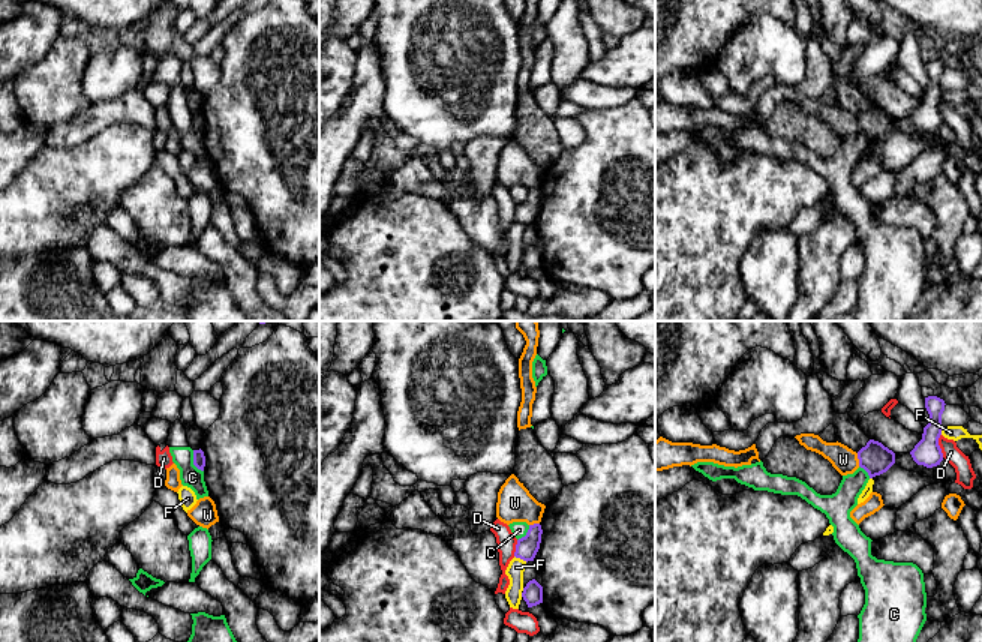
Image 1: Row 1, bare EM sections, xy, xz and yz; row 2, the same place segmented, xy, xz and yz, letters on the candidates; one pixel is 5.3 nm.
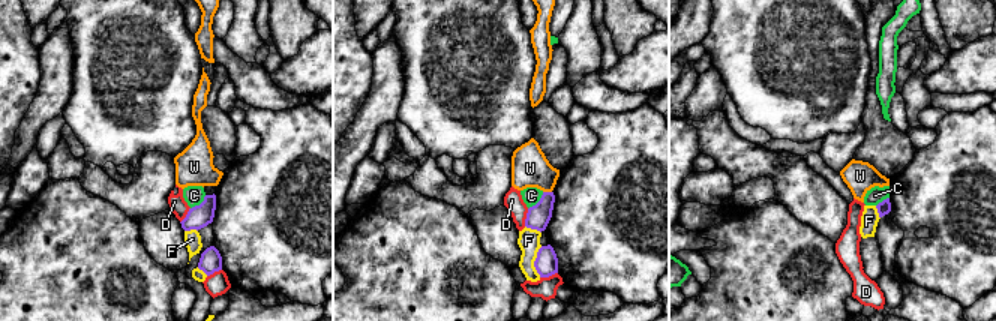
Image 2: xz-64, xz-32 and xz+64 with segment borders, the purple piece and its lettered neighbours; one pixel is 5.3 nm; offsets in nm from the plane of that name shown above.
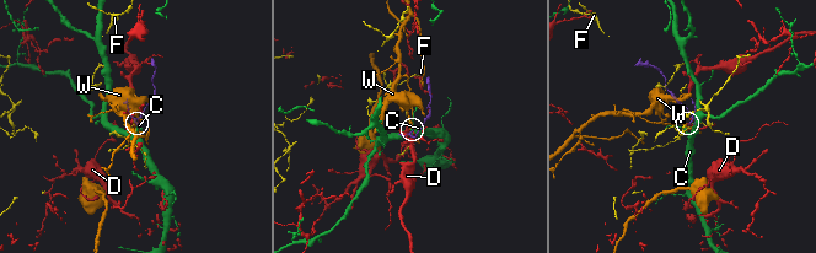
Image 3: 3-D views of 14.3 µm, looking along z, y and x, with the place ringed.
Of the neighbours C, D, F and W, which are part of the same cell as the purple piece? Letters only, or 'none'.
none

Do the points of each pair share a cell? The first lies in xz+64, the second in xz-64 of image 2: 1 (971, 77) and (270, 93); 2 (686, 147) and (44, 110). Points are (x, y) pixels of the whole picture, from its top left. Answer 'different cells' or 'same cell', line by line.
1: different cells
2: same cell

